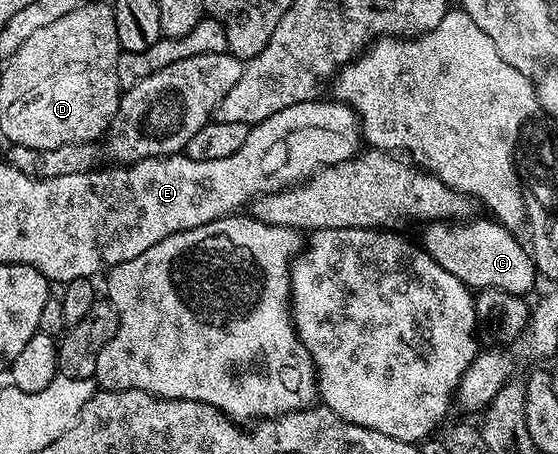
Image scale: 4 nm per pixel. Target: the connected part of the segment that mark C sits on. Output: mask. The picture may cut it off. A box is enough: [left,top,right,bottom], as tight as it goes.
[421,217,537,296]

